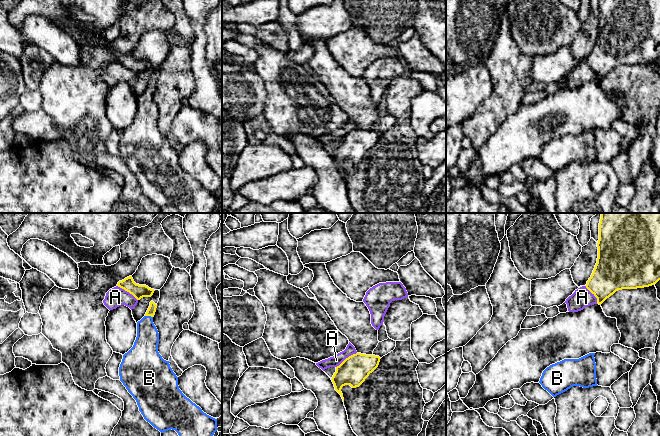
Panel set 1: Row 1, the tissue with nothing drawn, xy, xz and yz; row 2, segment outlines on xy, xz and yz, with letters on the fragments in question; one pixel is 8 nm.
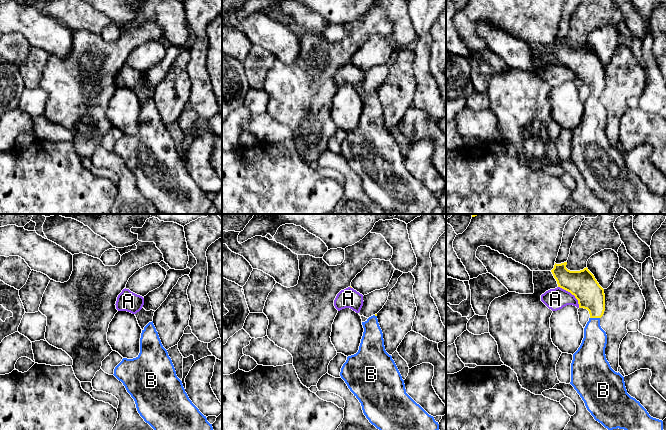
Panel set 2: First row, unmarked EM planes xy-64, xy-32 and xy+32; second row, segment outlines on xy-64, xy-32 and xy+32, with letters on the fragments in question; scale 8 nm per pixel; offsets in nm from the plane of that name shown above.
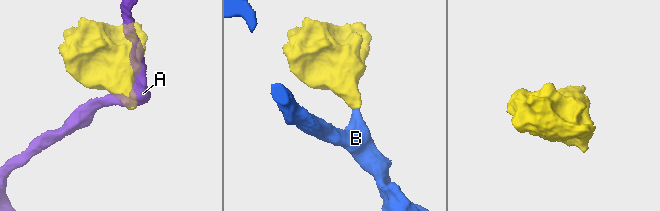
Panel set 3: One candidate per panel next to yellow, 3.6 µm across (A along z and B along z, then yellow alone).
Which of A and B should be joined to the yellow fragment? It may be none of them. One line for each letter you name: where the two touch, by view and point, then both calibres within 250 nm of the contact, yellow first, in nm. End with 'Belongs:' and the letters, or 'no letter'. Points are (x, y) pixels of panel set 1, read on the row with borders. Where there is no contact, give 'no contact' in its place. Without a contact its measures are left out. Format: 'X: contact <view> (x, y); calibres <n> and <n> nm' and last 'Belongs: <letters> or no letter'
B: contact xy (149, 315); calibres 70 and 190 nm
Belongs: B

